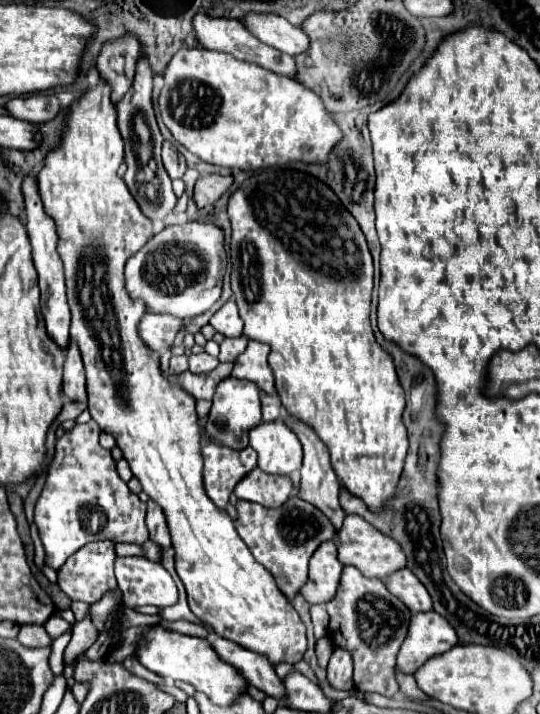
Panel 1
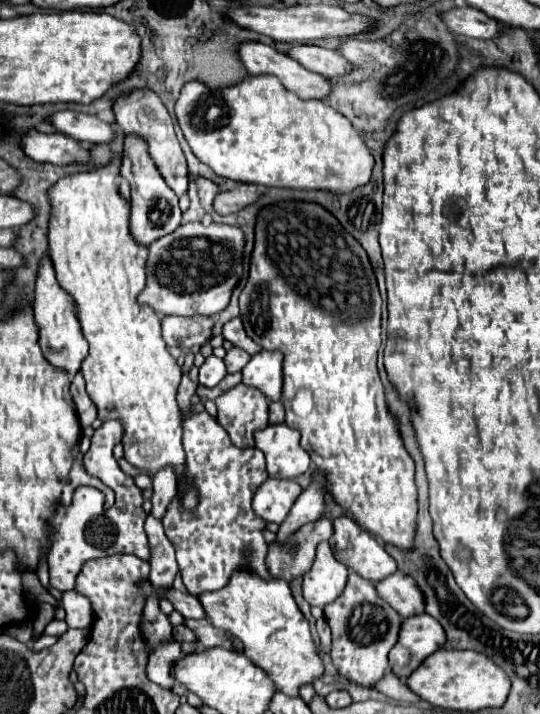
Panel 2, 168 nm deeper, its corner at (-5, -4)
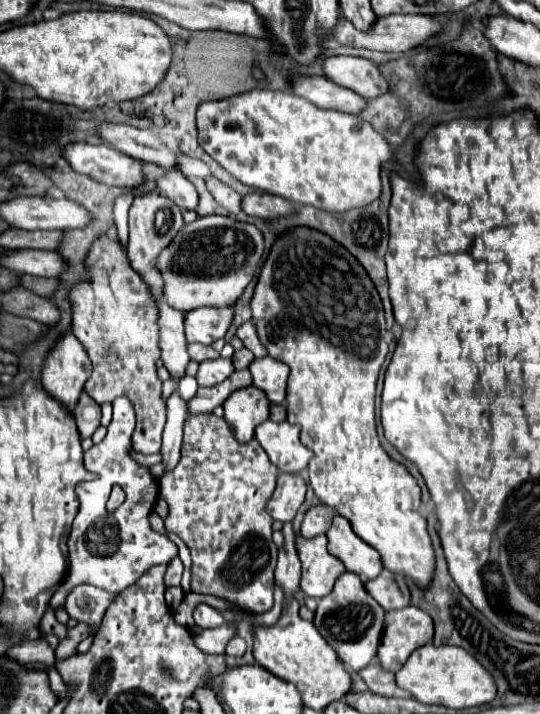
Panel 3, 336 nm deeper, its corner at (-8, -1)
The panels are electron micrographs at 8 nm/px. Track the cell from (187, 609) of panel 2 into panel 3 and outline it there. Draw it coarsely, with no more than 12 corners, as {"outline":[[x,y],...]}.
{"outline":[[208,604],[196,606],[194,620],[200,628],[224,624],[224,616]]}

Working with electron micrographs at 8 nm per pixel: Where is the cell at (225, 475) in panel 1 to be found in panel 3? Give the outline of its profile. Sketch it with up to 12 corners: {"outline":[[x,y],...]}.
{"outline":[[224,418],[160,478],[192,592],[264,614],[278,470]]}

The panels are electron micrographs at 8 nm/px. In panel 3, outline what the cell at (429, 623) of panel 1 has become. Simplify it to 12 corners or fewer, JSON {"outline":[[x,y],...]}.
{"outline":[[416,606],[388,612],[378,650],[398,672],[432,642],[432,618]]}

